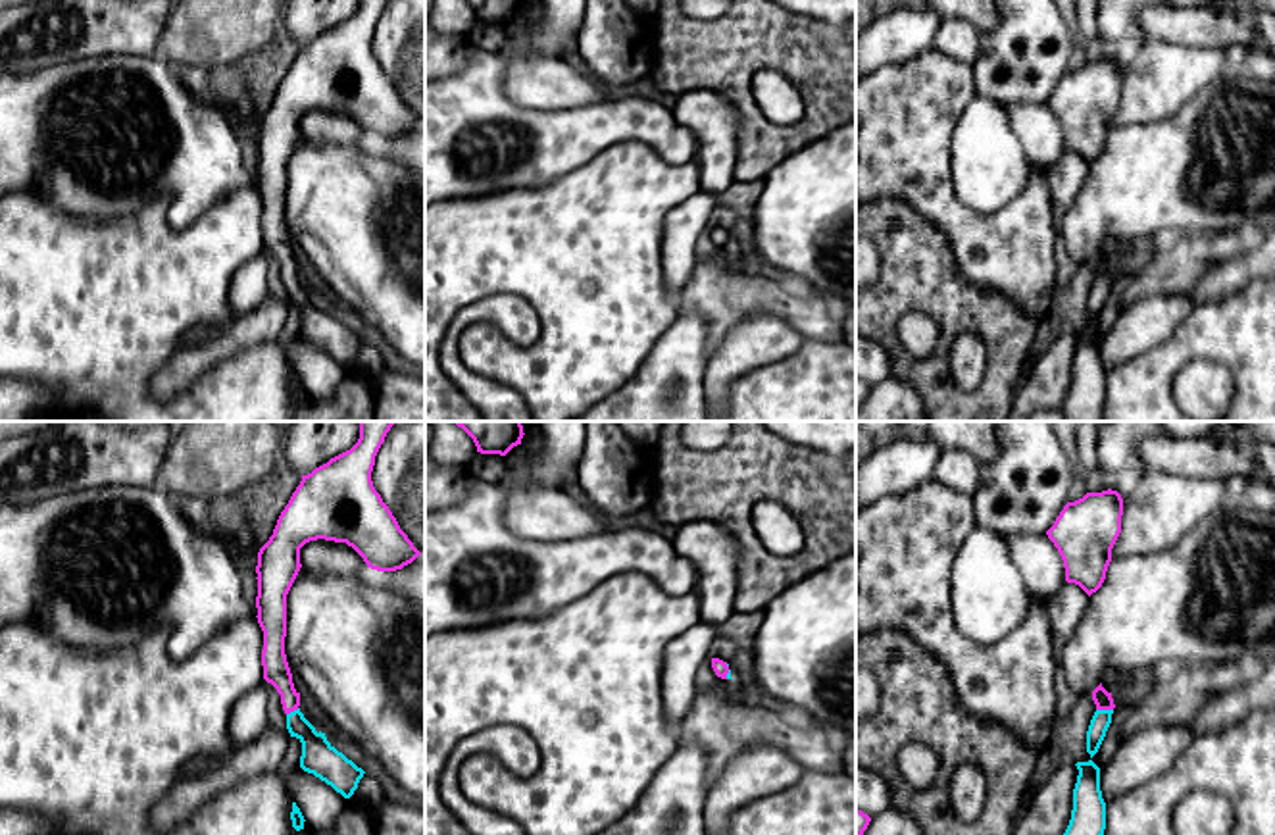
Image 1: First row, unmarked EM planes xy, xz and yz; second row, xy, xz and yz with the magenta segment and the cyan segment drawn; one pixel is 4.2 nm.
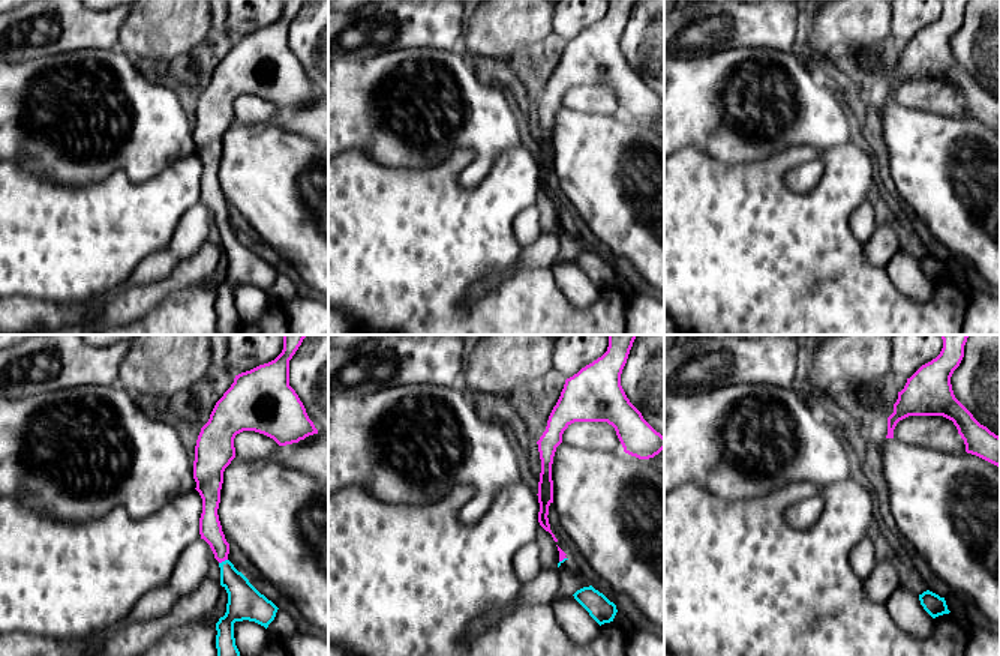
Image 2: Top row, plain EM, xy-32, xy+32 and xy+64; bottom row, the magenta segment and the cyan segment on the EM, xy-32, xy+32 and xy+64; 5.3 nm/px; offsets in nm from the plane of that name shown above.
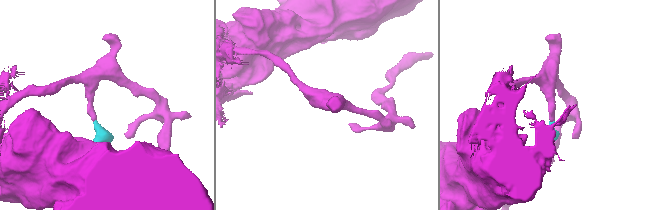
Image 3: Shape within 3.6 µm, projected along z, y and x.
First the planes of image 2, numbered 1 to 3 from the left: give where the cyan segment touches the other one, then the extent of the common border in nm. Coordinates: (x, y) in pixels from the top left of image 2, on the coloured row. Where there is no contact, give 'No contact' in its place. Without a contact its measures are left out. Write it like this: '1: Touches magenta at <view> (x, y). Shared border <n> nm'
1: Touches magenta at xy-32 (222, 560). Shared border 50 nm
2: Touches magenta at xy+32 (562, 559). Shared border 50 nm
3: No contact

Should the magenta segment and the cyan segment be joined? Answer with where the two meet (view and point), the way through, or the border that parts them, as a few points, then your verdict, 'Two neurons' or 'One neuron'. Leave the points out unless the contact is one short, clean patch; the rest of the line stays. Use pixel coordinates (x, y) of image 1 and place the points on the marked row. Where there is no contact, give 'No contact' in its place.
Touches magenta at yz (1104, 708). Path across: yz (1102, 699), (1104, 708), (1102, 718). One neuron

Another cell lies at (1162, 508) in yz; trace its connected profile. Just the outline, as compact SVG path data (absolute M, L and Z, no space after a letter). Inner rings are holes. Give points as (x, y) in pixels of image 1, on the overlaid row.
M1148 469L1123 498L1121 533L1112 558L1173 548L1202 519L1221 510L1223 500L1221 479Z

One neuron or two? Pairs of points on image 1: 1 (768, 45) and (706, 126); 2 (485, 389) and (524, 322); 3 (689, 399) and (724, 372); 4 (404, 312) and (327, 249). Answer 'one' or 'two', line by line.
1: two
2: one
3: two
4: one

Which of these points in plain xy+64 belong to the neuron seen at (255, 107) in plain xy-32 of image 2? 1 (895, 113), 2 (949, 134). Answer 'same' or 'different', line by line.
1: different
2: different

